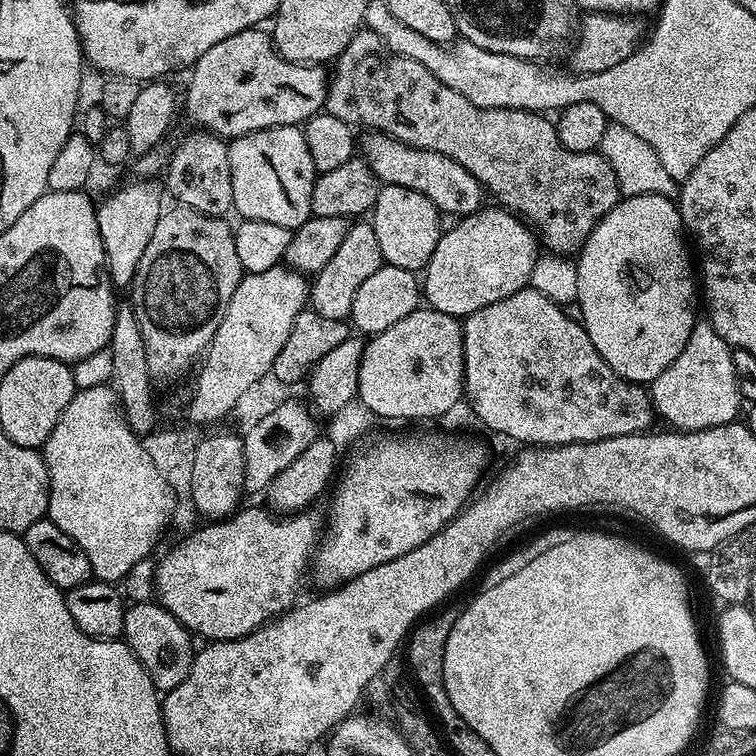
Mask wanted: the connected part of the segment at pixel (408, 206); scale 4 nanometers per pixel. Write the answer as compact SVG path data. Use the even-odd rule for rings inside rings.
M383 185L370 213L370 223L374 235L378 237L378 247L382 249L385 264L398 266L402 270L419 273L430 262L434 246L442 231L442 214L418 190L406 190L406 186Z

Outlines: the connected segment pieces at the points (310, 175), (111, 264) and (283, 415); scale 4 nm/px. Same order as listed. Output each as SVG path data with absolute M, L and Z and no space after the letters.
M287 124L235 137L228 144L228 157L234 186L232 207L237 217L275 222L295 230L313 216L310 198L318 173L306 147L303 127Z
M136 178L133 181L133 184L114 193L104 205L101 203L96 210L98 230L102 234L102 244L108 258L108 275L112 277L112 283L117 289L127 289L131 285L138 270L138 262L142 262L142 254L146 254L146 245L154 234L154 226L158 226L158 218L162 211L162 205L160 205L161 185L159 188L155 184L157 181L152 178Z
M284 400L265 416L258 417L252 429L243 433L245 493L267 493L270 482L274 482L274 478L278 478L278 474L282 474L282 470L286 470L286 466L290 466L290 462L294 462L294 458L298 458L298 454L310 446L310 442L318 439L317 417L310 411L309 405L304 404L296 400Z

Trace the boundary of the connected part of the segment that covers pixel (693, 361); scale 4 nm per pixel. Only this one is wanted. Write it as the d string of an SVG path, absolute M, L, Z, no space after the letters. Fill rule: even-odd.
M698 322L694 330L690 330L690 338L686 338L686 346L682 346L682 354L658 374L650 385L650 399L655 415L665 420L665 425L681 432L693 432L694 430L706 430L710 426L722 426L733 423L740 412L742 397L738 390L738 378L734 378L734 358L732 357L732 345L728 344L718 330L707 322Z

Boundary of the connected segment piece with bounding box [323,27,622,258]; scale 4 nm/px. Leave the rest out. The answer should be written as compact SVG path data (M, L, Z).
M361 27L360 31L354 34L354 38L346 46L346 50L342 50L342 54L336 57L334 67L336 69L331 69L330 72L328 96L324 99L323 111L334 114L334 118L342 118L342 122L353 125L357 129L364 128L363 130L368 132L380 132L403 144L409 144L422 150L434 150L446 154L446 158L454 158L454 162L458 162L458 166L466 166L466 170L470 170L470 174L474 174L474 178L478 178L485 193L492 195L493 192L500 199L497 201L503 207L515 212L517 216L527 221L532 231L536 233L539 243L543 247L545 244L548 247L545 249L549 253L565 258L575 257L586 242L586 238L590 238L594 226L598 226L600 219L622 199L618 178L615 177L615 172L606 157L602 156L599 151L571 152L566 150L566 146L562 146L562 142L558 138L555 123L547 115L527 112L524 108L476 108L466 98L462 98L462 94L458 90L450 90L450 86L446 86L441 80L434 78L434 74L430 74L430 70L426 70L426 66L422 66L422 62L414 62L414 58L406 58L391 52L382 42L382 38L378 38L378 34L374 34L368 28Z

